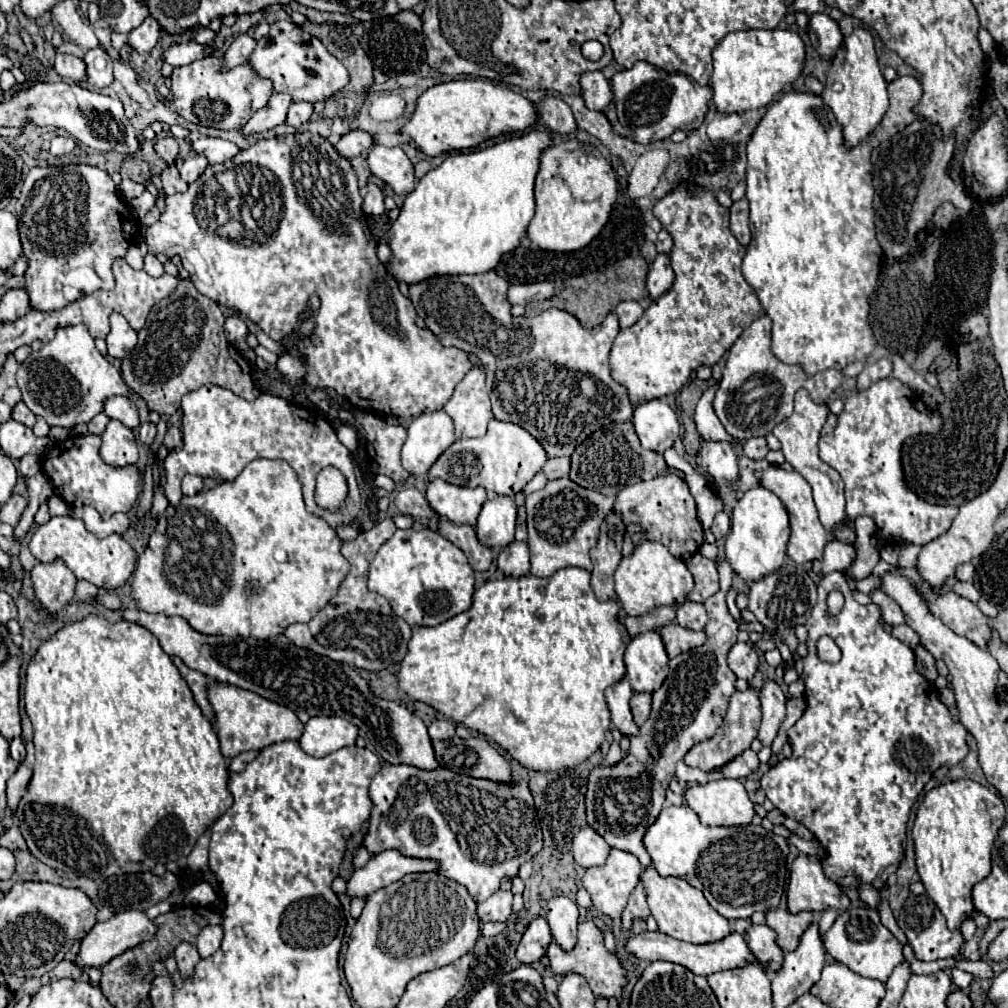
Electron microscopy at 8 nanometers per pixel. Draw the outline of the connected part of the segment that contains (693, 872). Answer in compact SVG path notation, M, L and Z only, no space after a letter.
M669 805L647 829L643 841L659 875L687 879L687 883L703 891L711 907L725 919L749 919L755 911L775 909L783 897L789 843L761 825L707 827L687 805Z

